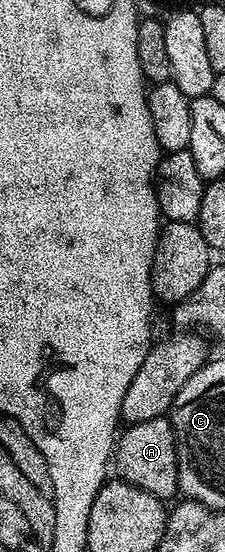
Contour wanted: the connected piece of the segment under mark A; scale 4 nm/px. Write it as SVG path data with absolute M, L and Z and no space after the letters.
M166 416L123 427L114 446L112 464L115 469L118 467L117 475L121 479L158 500L170 502L179 495L178 439L174 437L174 426Z

